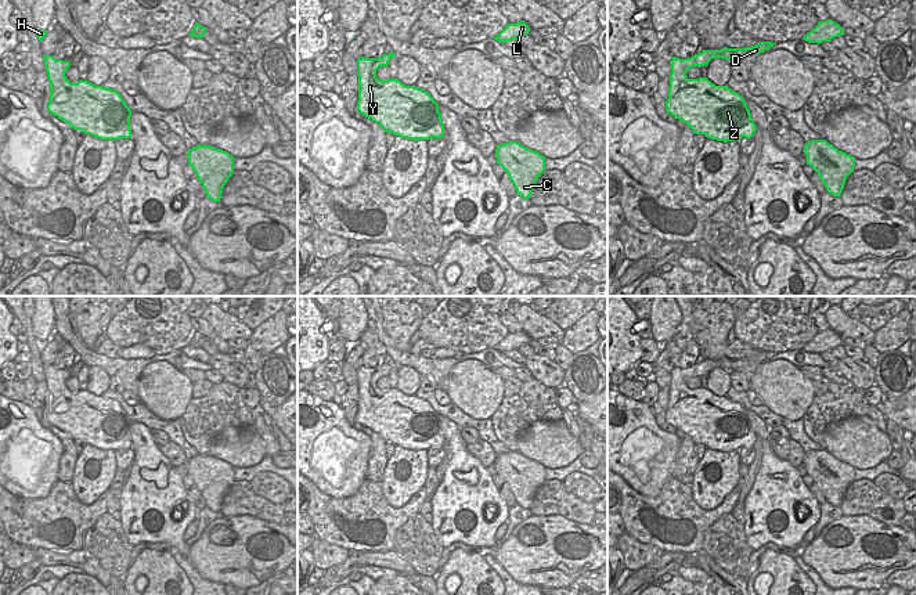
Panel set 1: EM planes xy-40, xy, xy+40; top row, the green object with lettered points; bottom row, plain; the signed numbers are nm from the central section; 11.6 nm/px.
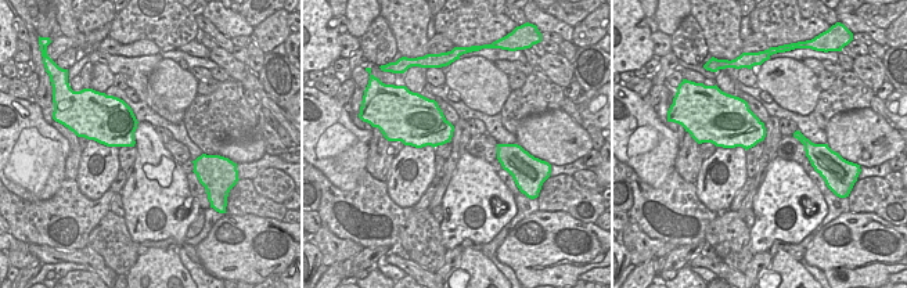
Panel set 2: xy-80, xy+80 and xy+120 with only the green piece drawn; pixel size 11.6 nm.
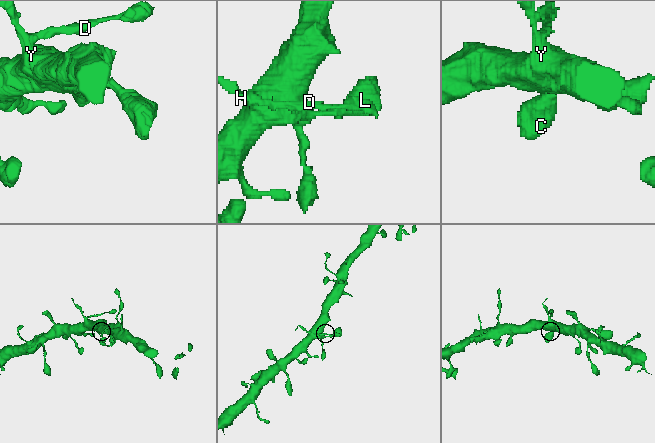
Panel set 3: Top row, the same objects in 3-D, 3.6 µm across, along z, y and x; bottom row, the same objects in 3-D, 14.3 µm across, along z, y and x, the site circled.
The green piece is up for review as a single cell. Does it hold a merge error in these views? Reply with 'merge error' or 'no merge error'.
merge error

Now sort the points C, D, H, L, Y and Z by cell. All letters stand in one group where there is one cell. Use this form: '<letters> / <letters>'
C H Y Z / D L

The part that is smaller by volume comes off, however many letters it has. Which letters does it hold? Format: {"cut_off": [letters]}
{"cut_off": ["D", "L"]}

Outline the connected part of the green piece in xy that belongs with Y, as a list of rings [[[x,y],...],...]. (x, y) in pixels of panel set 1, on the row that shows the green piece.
[[[376,58],[357,60],[357,111],[378,123],[385,133],[407,140],[443,138],[444,123],[439,104],[415,86],[405,86],[397,77],[381,80],[374,72]]]

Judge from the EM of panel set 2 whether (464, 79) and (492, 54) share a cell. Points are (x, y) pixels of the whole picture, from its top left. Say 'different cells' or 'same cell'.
different cells

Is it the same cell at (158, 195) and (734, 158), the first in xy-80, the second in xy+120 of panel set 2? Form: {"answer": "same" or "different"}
{"answer": "different"}

